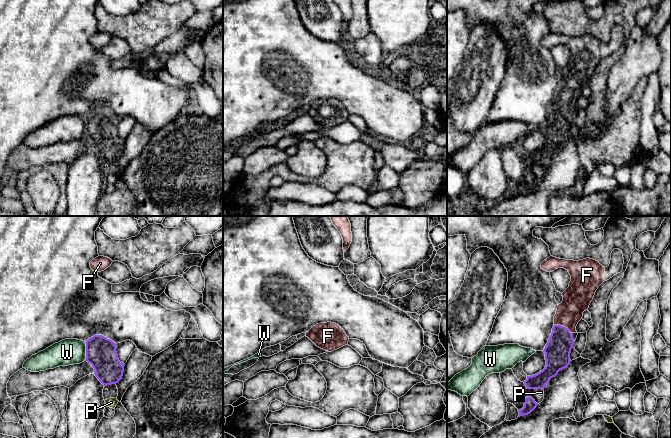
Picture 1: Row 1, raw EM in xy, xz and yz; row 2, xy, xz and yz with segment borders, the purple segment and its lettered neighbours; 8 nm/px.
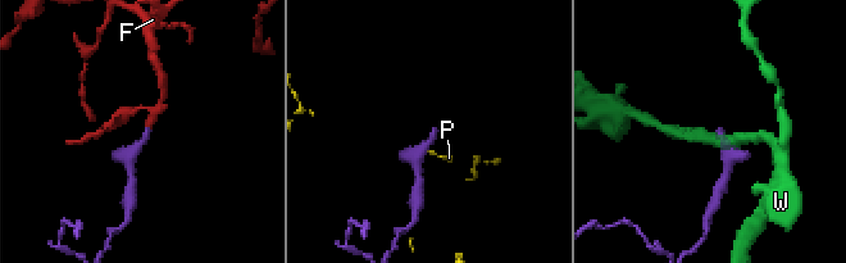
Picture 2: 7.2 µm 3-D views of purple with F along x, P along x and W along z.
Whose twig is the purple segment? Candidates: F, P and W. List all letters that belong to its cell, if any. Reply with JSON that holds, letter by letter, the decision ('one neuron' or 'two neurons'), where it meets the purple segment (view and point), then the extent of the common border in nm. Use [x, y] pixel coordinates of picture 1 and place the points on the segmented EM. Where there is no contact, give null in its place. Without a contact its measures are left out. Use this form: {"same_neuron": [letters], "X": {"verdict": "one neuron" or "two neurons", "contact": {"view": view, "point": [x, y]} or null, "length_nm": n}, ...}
{"same_neuron": ["F"], "F": {"verdict": "one neuron", "contact": {"view": "yz", "point": [563, 326]}, "length_nm": 160}, "P": {"verdict": "two neurons", "contact": {"view": "yz", "point": [539, 388]}, "length_nm": 70}, "W": {"verdict": "two neurons", "contact": {"view": "xy", "point": [86, 351]}, "length_nm": 150}}

